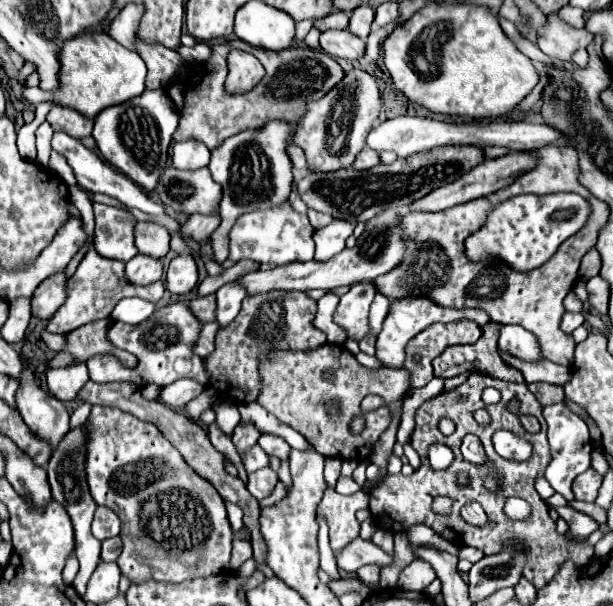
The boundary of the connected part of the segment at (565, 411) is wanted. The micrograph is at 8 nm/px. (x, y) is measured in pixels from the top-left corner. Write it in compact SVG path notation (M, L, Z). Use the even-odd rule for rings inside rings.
M562 403L544 407L544 419L548 423L548 443L550 443L550 451L552 451L552 461L546 469L546 479L554 487L556 493L560 493L566 501L572 501L574 499L572 481L590 467L592 439L588 433L588 425Z

